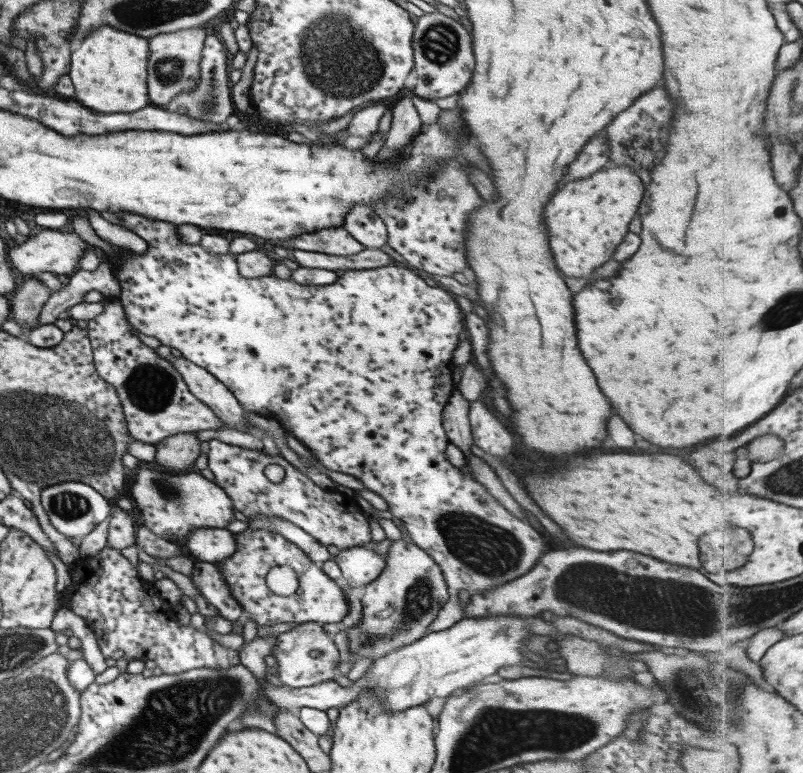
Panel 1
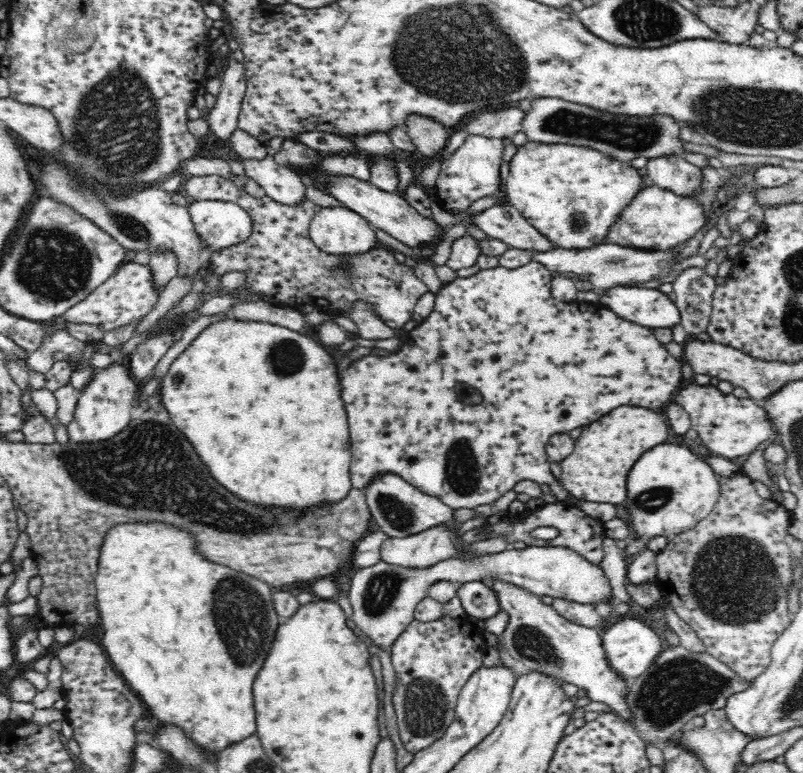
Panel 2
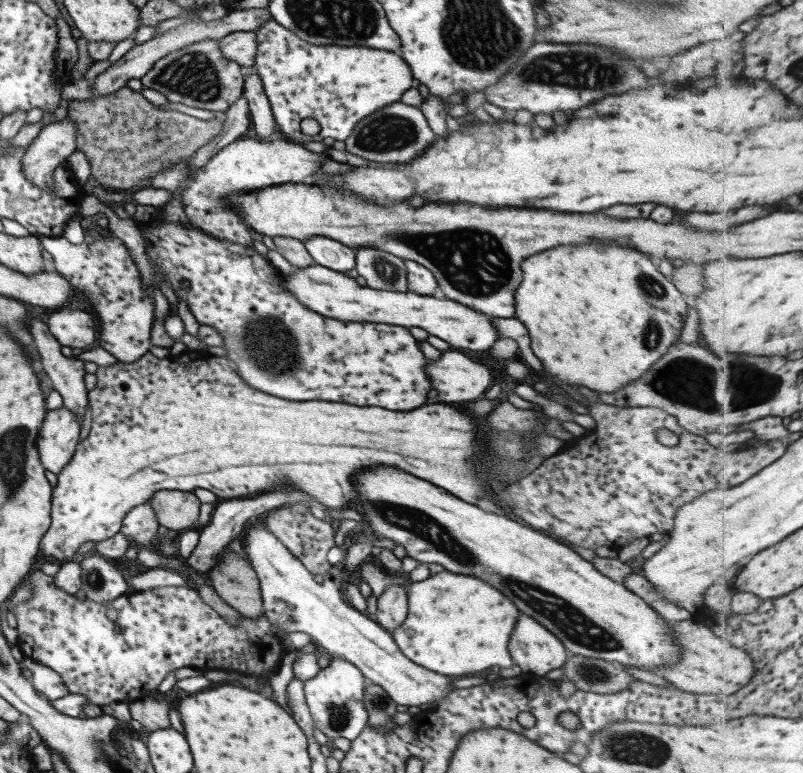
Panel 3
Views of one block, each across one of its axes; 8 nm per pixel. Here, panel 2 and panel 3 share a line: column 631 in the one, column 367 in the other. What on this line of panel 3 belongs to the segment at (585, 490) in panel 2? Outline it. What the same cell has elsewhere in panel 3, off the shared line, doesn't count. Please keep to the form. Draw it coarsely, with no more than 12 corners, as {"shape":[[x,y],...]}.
{"shape":[[226,357],[99,366],[47,557],[160,490],[330,509],[392,466],[468,504],[480,424],[280,400]]}

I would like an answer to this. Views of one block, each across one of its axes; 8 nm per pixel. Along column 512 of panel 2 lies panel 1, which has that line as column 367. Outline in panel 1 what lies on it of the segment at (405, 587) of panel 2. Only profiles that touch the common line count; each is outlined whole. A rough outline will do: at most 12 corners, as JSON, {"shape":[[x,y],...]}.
{"shape":[[366,546],[333,560],[350,588],[371,584],[386,565]]}

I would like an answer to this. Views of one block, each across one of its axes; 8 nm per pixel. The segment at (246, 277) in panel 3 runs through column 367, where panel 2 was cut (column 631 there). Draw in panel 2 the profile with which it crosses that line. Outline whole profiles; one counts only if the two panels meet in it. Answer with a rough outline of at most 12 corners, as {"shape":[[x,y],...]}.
{"shape":[[456,277],[339,371],[350,480],[570,496],[552,435],[683,379],[651,328]]}

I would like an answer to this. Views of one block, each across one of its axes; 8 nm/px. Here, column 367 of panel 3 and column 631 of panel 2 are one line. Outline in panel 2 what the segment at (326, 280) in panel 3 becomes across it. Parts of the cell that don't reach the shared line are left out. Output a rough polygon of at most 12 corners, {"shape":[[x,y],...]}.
{"shape":[[618,285],[599,302],[648,328],[681,324],[676,303],[658,288]]}

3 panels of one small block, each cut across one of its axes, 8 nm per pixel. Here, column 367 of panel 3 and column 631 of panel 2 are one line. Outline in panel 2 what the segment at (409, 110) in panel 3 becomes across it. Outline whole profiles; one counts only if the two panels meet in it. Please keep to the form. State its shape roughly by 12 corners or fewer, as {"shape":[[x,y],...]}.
{"shape":[[537,98],[528,141],[574,144],[616,160],[682,155],[670,116],[614,116]]}

